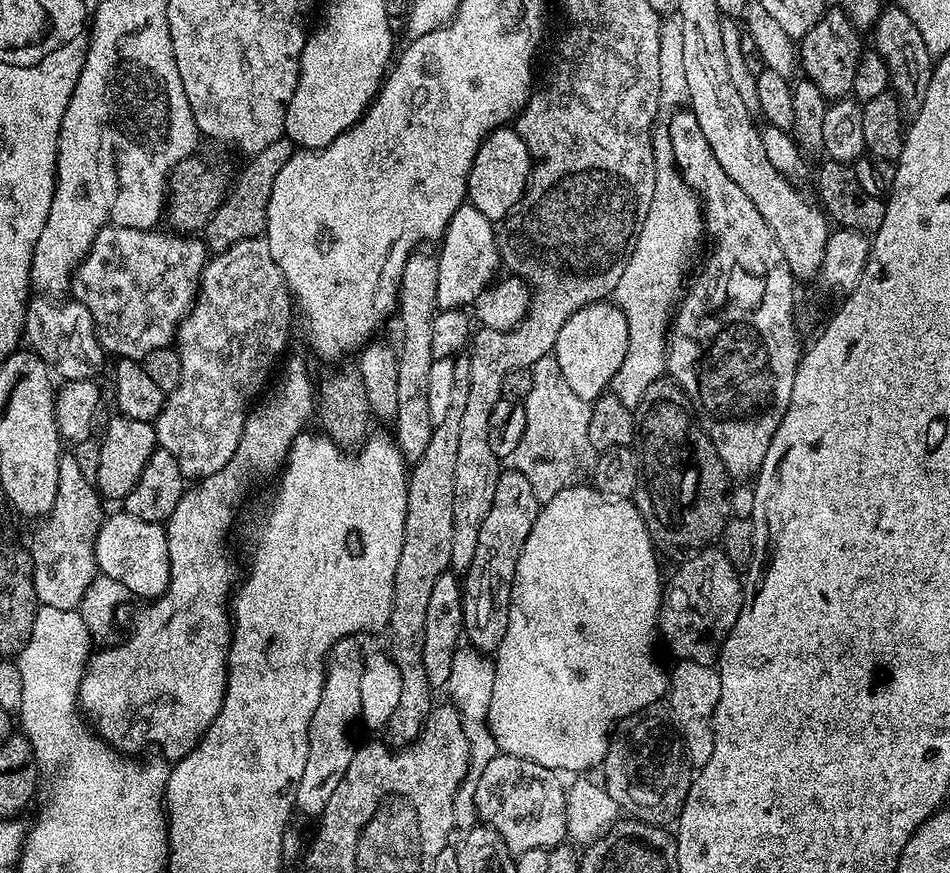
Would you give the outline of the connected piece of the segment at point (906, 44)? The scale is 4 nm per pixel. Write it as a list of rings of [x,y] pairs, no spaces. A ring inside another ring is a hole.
[[[895,6],[884,7],[880,17],[876,19],[875,32],[874,51],[886,62],[889,87],[899,101],[901,111],[910,116],[915,115],[925,100],[932,77],[934,58],[930,50],[926,50],[926,42],[922,42],[922,34],[914,26],[914,22],[910,22],[910,14],[906,14],[906,10]]]

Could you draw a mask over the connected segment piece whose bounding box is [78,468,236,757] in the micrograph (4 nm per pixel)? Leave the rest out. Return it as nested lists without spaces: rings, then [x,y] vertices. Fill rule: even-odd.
[[[228,468],[218,470],[218,474],[207,476],[182,494],[174,514],[166,521],[169,584],[165,592],[137,614],[128,640],[91,653],[78,700],[83,715],[92,719],[95,733],[117,750],[157,744],[160,748],[176,748],[177,757],[185,756],[199,744],[222,706],[228,681],[228,643],[232,640],[229,604],[234,592],[232,560],[224,545],[236,520],[236,504],[228,500],[229,474]]]

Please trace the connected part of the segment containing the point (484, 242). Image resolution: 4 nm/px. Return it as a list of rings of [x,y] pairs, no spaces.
[[[465,202],[458,210],[454,210],[454,218],[450,218],[439,248],[440,252],[438,251],[436,256],[438,262],[437,309],[464,310],[475,305],[478,294],[482,294],[485,288],[493,283],[492,275],[495,274],[496,268],[501,267],[498,232],[493,221],[488,220],[486,214],[478,214],[474,205]]]

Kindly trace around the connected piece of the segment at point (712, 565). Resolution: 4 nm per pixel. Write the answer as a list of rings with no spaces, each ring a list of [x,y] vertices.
[[[709,546],[691,553],[662,588],[658,636],[677,661],[715,665],[720,648],[744,605],[741,573],[719,547]]]

